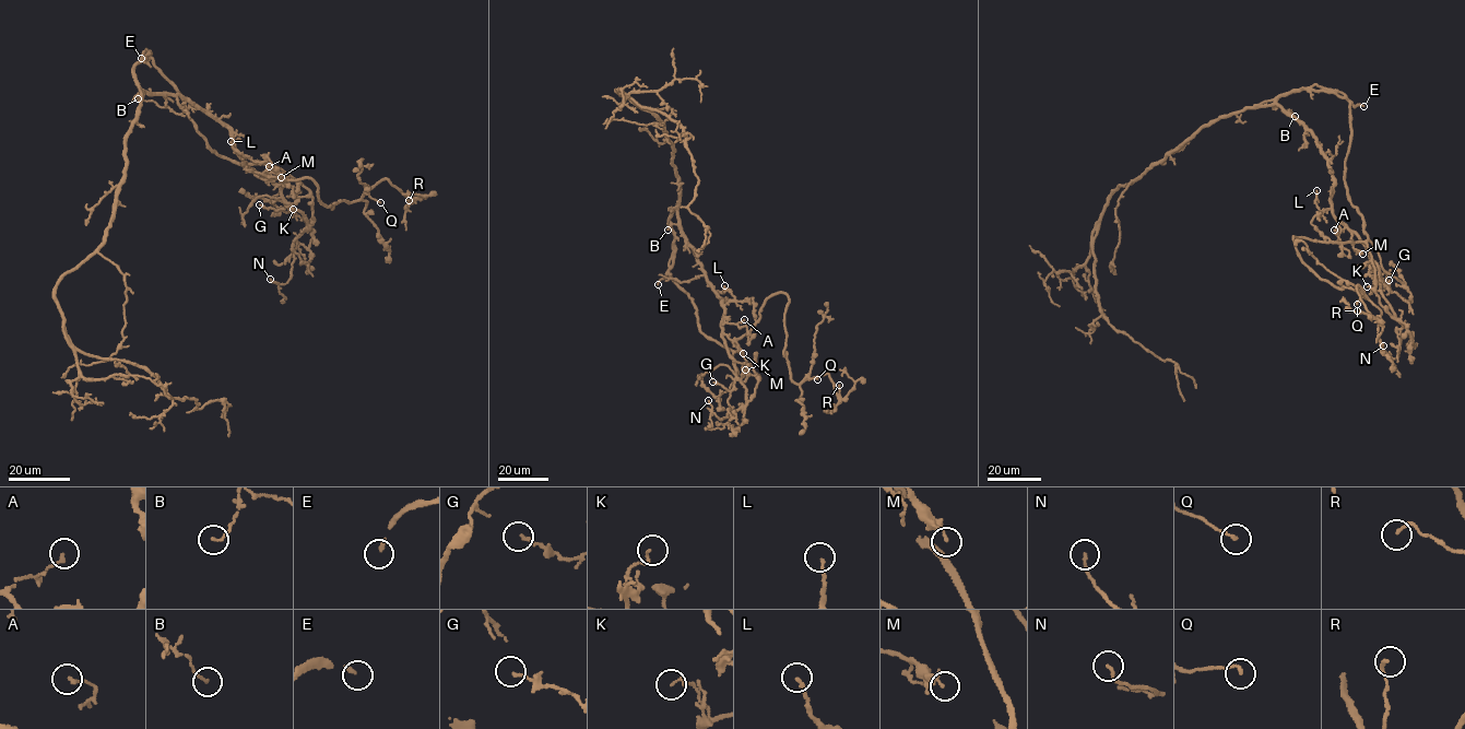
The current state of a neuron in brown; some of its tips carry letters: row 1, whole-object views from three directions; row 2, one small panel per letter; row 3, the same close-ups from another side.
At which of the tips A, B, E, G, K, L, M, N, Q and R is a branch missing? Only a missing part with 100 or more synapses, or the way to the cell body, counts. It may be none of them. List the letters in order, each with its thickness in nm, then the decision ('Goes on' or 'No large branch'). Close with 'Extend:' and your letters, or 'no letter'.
A: Thickness 140 nm. No large branch
B: Thickness 130 nm. No large branch
E: Thickness 170 nm. Goes on
G: Thickness 140 nm. No large branch
K: Thickness 110 nm. No large branch
L: Thickness 160 nm. No large branch
M: Thickness 150 nm. No large branch
N: Thickness 140 nm. No large branch
Q: Thickness 140 nm. No large branch
R: Thickness 150 nm. No large branch
Extend: E

